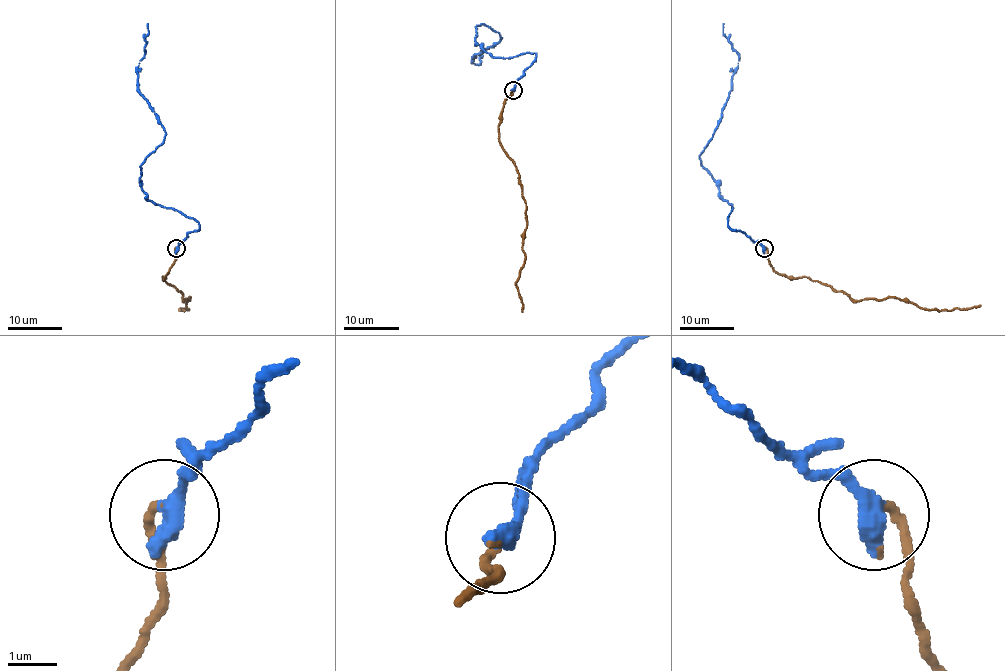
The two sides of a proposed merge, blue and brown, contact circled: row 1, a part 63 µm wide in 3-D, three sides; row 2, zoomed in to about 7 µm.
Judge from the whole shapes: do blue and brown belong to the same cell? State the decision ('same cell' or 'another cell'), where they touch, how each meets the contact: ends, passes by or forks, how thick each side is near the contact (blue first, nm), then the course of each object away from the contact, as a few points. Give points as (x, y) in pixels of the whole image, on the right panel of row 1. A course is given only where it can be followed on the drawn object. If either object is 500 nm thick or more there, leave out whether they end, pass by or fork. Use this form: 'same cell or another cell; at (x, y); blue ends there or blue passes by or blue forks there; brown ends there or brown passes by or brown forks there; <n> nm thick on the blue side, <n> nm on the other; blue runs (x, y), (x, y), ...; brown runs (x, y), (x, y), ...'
same cell; at (764, 248); blue ends there; brown ends there; 480 nm thick on the blue side, 160 nm on the other; blue runs (764, 248), (729, 225), (733, 206), (719, 195), (699, 155), (714, 132), (738, 65), (723, 23); brown runs (764, 248), (772, 268), (779, 274), (794, 278), (808, 276), (858, 301), (896, 297), (925, 309), (980, 305)

